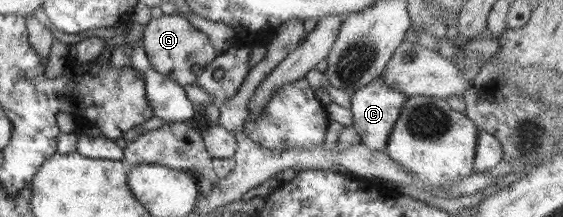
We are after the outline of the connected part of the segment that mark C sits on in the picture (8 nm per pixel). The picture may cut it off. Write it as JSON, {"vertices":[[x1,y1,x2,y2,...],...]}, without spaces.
{"vertices":[[382,76,359,90,355,91,351,97,351,108,353,115,353,128,357,131,360,143,368,146,371,150,386,151,387,139,393,130,395,121,399,118,403,103,407,100,404,94,391,88]]}

